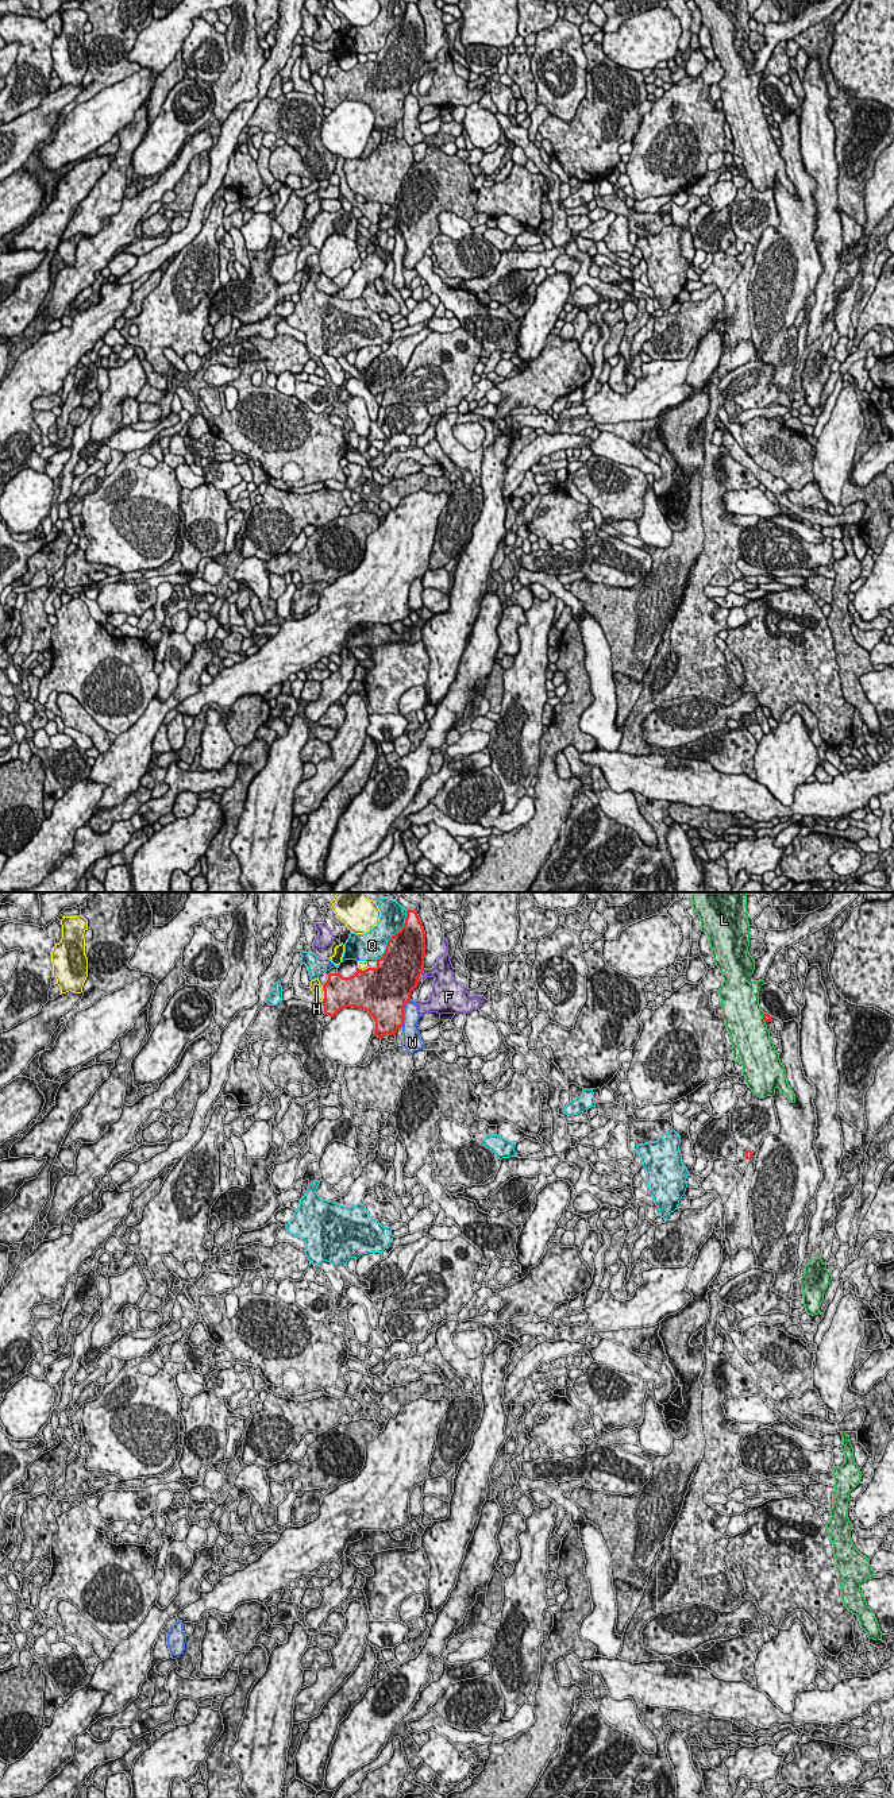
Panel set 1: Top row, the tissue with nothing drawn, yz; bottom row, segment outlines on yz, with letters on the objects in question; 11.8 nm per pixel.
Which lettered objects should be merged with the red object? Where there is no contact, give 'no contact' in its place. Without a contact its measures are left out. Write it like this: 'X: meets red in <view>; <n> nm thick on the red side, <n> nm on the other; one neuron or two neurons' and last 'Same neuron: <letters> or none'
F: meets red in yz; 480 nm thick on the red side, 220 nm on the other; two neurons
H: meets red in yz; 380 nm thick on the red side, 140 nm on the other; two neurons
L: meets red in yz; 90 nm thick on the red side, 460 nm on the other; two neurons
Q: meets red in yz; 480 nm thick on the red side, 300 nm on the other; two neurons
W: meets red in yz; 460 nm thick on the red side, 200 nm on the other; two neurons
Same neuron: none

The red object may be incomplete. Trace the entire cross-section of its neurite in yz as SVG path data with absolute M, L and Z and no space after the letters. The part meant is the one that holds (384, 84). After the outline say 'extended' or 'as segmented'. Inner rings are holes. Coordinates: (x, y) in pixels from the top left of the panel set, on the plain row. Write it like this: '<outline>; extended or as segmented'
M406 3L405 16L388 34L386 43L377 53L375 61L358 62L352 69L343 70L339 65L330 66L324 84L324 107L334 111L346 100L367 104L374 115L374 128L384 131L385 127L396 128L404 117L404 100L411 93L412 84L419 78L420 67L424 63L425 24L415 3Z; as segmented

